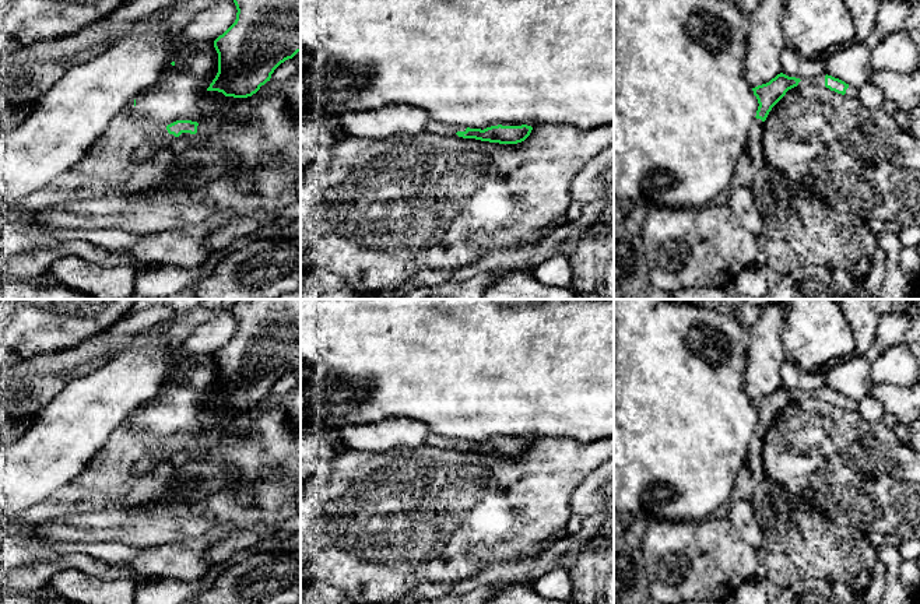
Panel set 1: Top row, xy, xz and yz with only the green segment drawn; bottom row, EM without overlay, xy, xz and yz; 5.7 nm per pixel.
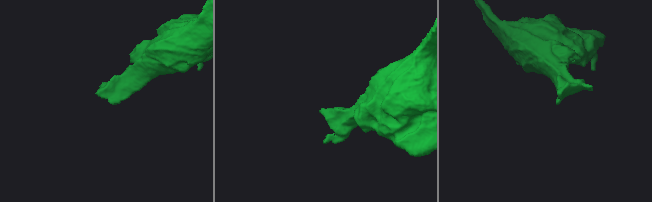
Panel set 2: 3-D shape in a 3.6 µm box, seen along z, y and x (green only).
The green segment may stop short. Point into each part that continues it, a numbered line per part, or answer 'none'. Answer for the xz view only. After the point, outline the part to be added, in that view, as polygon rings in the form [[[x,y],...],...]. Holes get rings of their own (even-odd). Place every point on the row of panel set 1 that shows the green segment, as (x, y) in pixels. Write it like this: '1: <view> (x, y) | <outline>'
1: xz (432, 126) | [[[432,117],[428,119],[428,123],[426,123],[426,131],[428,133],[435,133],[435,134],[439,134],[439,136],[452,136],[457,131],[466,131],[467,127],[453,127],[453,126],[449,126],[443,122],[438,122]]]

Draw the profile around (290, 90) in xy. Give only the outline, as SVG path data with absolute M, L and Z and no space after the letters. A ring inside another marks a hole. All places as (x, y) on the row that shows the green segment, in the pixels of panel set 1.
M301 70L287 81L267 81L250 96L249 102L254 103L274 95L284 96L289 103L291 112L301 117Z

